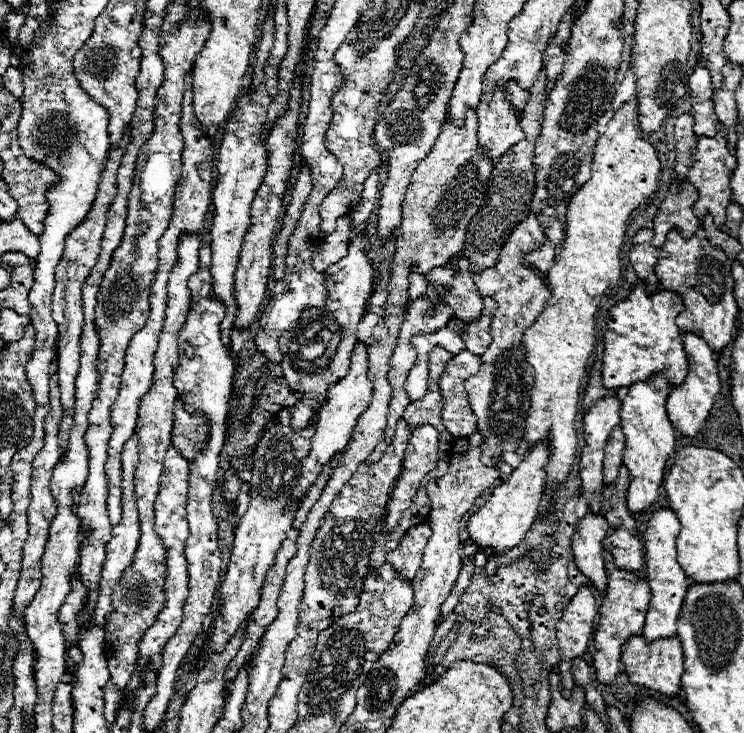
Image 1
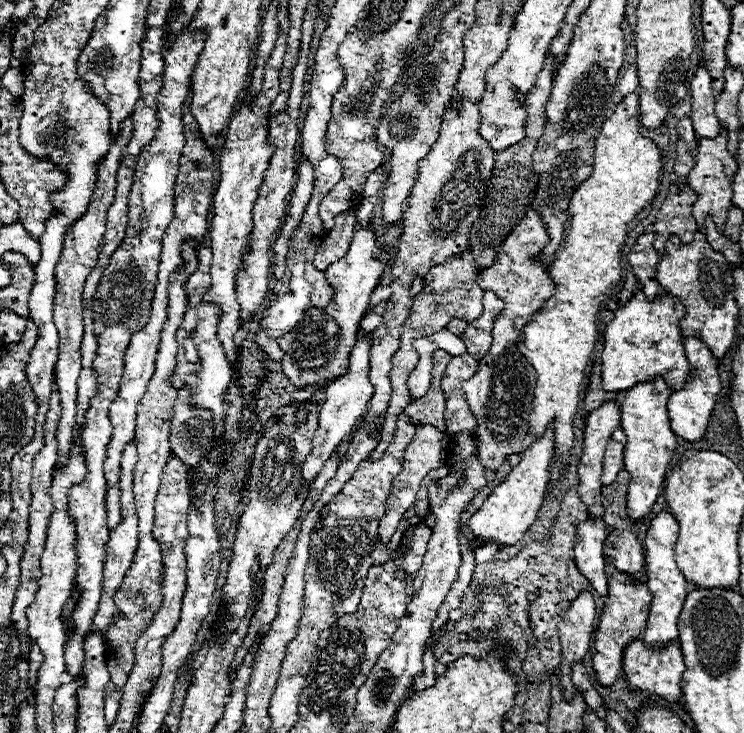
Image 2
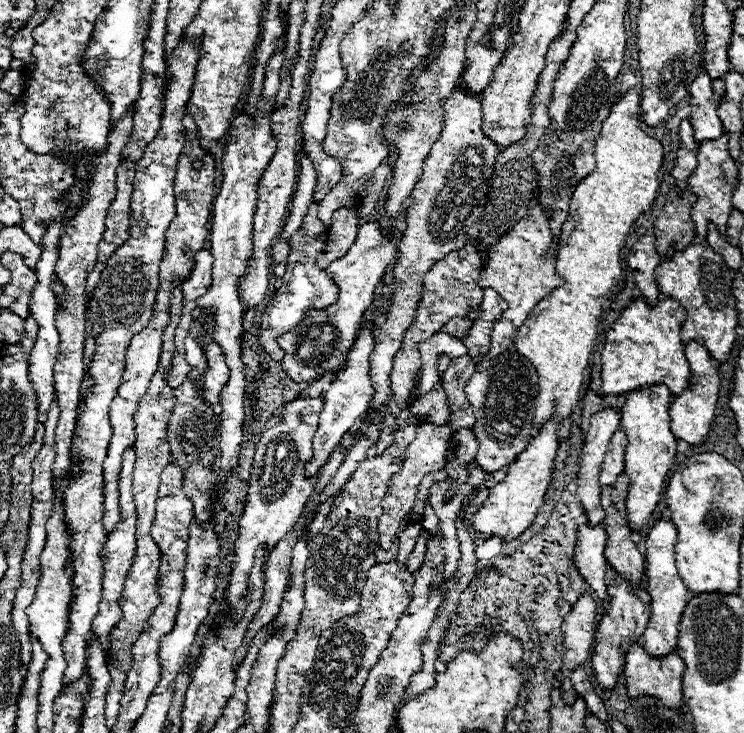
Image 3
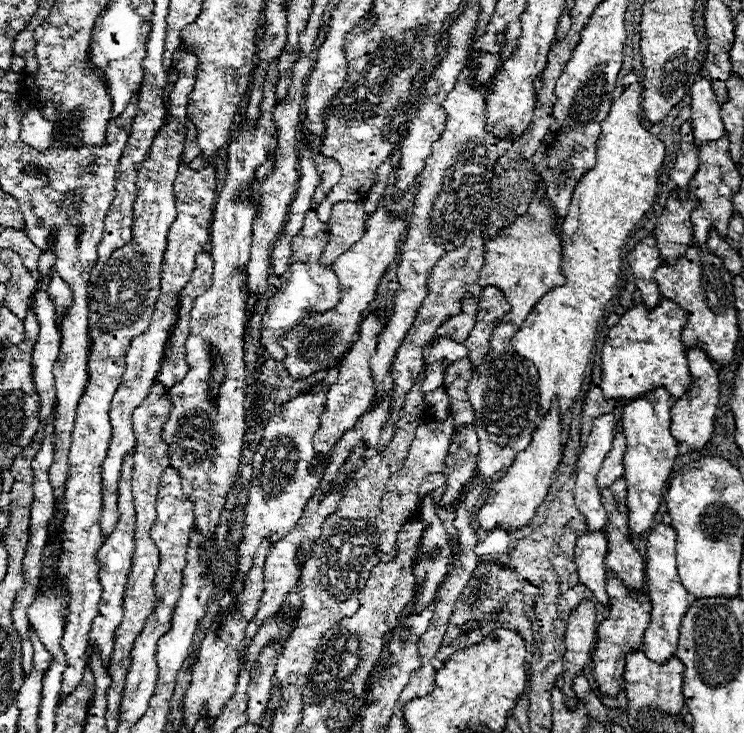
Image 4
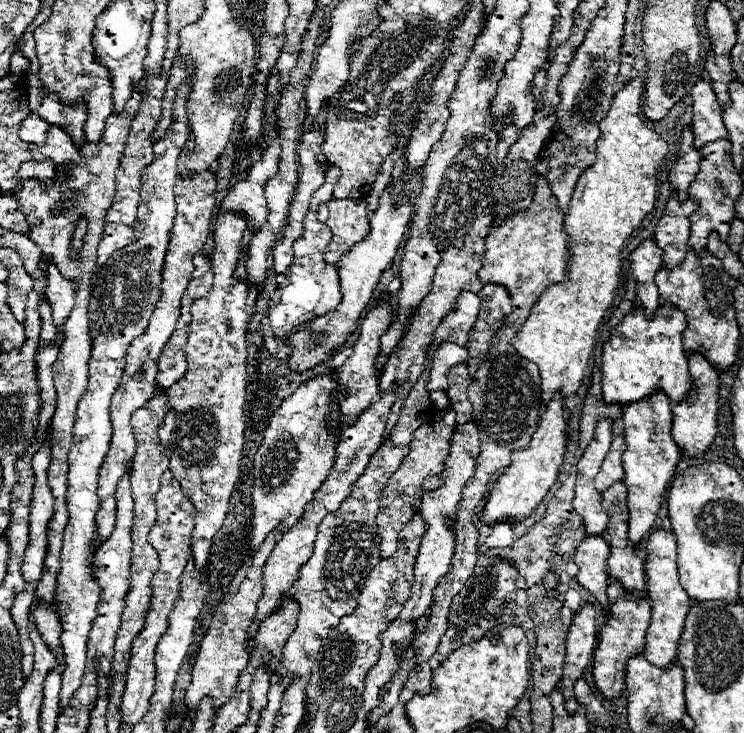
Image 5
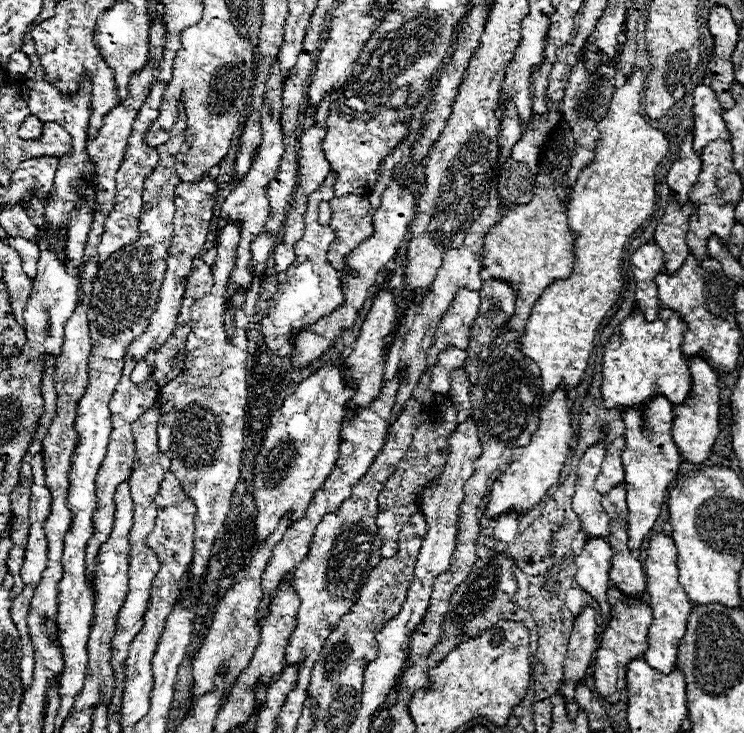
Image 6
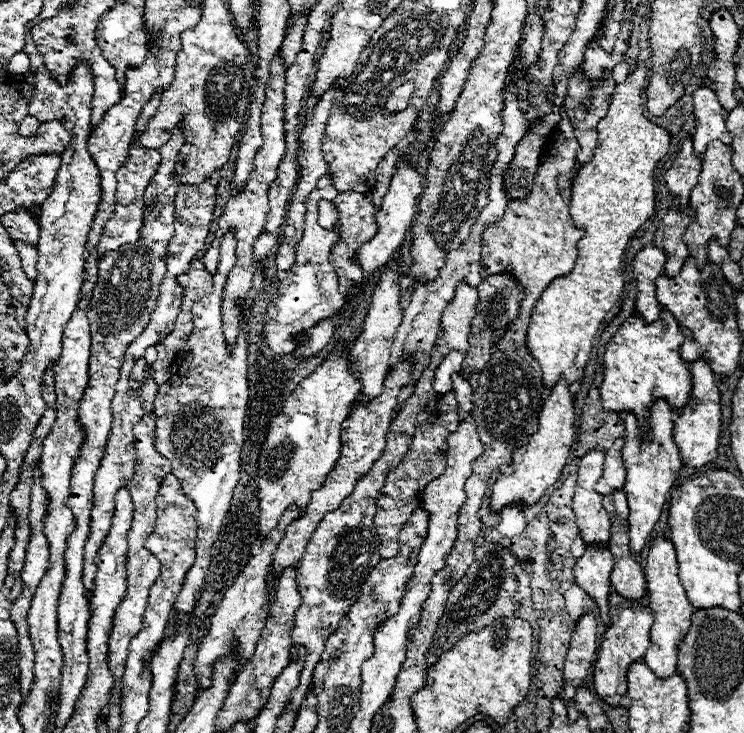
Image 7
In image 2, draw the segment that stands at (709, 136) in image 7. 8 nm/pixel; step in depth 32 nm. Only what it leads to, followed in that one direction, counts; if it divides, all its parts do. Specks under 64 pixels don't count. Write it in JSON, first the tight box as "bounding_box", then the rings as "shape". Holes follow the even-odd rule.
{"bounding_box":[690,68,720,138],"shape":[[[700,68],[694,76],[694,80],[690,82],[690,104],[692,104],[692,124],[694,124],[694,132],[696,138],[714,138],[720,134],[720,122],[716,118],[714,106],[716,106],[716,94],[712,88],[712,78],[710,74]]]}

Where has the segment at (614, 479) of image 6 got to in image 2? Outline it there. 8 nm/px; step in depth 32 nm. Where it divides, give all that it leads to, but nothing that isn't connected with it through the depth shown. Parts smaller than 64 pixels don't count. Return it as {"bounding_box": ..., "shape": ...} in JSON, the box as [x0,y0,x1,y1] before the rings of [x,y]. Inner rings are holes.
{"bounding_box":[602,428,626,486],"shape":[[[616,428],[616,432],[610,438],[610,444],[606,448],[604,456],[604,466],[602,466],[602,484],[608,486],[616,480],[618,472],[624,468],[624,446],[626,446],[626,436],[622,428]]]}

